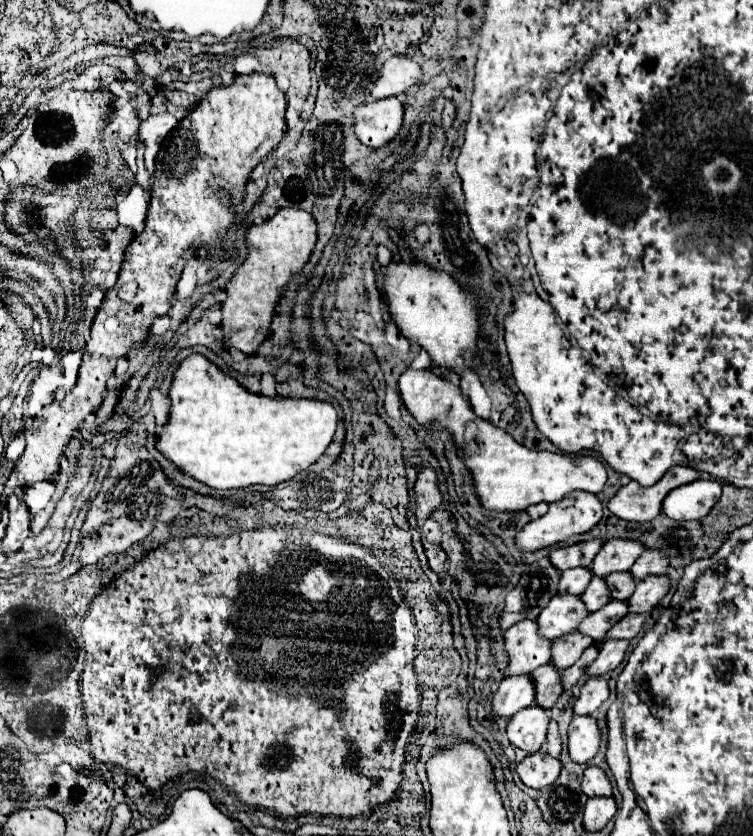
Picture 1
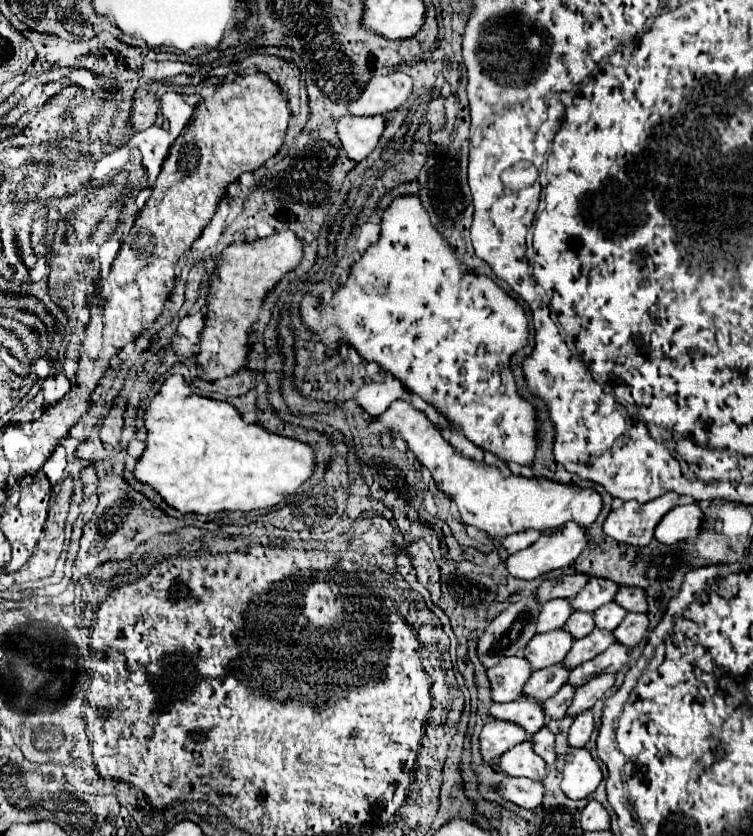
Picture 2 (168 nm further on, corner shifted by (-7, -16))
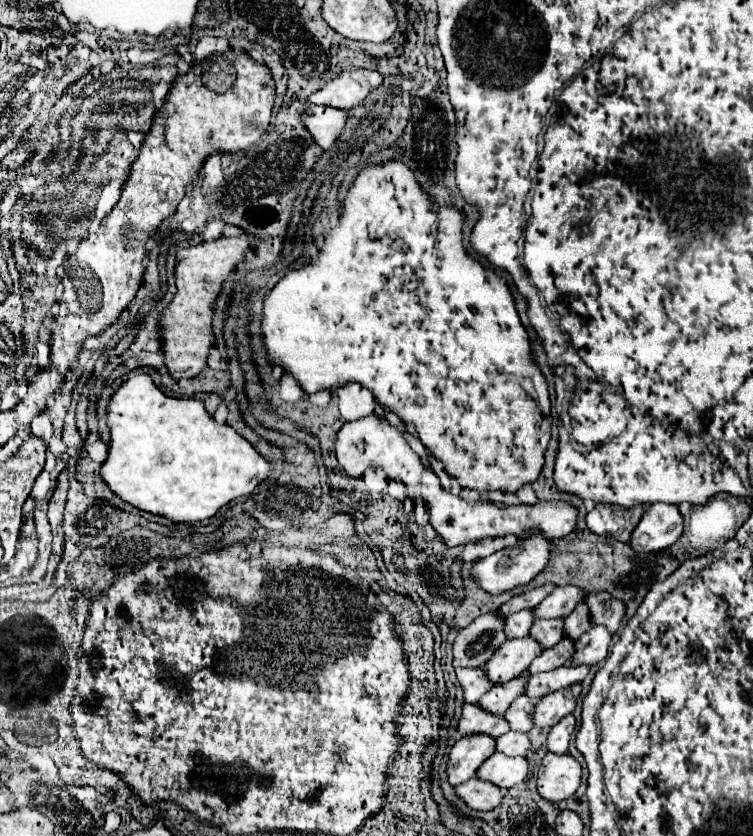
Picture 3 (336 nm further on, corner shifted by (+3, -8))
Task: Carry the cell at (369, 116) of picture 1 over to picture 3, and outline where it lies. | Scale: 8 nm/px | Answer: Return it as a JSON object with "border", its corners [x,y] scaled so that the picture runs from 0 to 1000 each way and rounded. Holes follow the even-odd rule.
{"border":[[[409,124],[404,132],[404,153],[409,153],[409,160],[428,179],[436,179],[446,170],[457,156],[457,146],[459,136],[449,129]]]}

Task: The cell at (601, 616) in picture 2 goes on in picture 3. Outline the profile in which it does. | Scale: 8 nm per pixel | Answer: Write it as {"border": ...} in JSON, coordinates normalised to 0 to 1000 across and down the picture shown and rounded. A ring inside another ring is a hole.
{"border":[[[773,720],[762,727],[762,732],[757,732],[754,737],[749,737],[749,763],[754,766],[768,766],[781,751],[784,751],[784,734],[781,734],[781,725]]]}

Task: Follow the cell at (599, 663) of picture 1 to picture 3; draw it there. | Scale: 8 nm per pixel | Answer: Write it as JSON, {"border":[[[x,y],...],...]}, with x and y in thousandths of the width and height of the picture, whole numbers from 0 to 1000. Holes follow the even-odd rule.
{"border":[[[760,818],[754,823],[738,825],[722,835],[717,835],[707,852],[709,868],[717,868],[717,871],[736,868],[744,859],[749,859],[752,854],[757,854],[762,849],[768,833],[770,833],[770,818]]]}

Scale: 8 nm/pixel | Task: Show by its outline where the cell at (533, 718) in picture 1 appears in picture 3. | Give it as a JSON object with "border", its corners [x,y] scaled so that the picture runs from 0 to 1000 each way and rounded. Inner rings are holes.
{"border":[[[656,900],[632,923],[632,928],[643,935],[651,935],[667,945],[677,945],[685,938],[696,935],[701,931],[701,911],[696,904],[669,904],[664,900]]]}

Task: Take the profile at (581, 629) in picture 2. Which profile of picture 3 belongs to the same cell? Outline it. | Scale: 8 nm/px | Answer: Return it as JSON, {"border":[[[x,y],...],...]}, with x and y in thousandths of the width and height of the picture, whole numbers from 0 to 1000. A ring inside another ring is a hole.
{"border":[[[730,739],[730,742],[712,742],[707,746],[704,761],[725,778],[733,775],[746,766],[746,739]]]}

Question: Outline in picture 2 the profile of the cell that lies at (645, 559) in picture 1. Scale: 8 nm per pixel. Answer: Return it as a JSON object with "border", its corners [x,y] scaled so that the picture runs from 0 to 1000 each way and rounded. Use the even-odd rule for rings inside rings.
{"border":[[[823,703],[818,715],[823,725],[829,725],[834,732],[858,732],[861,730],[861,713],[853,708],[853,703]]]}

